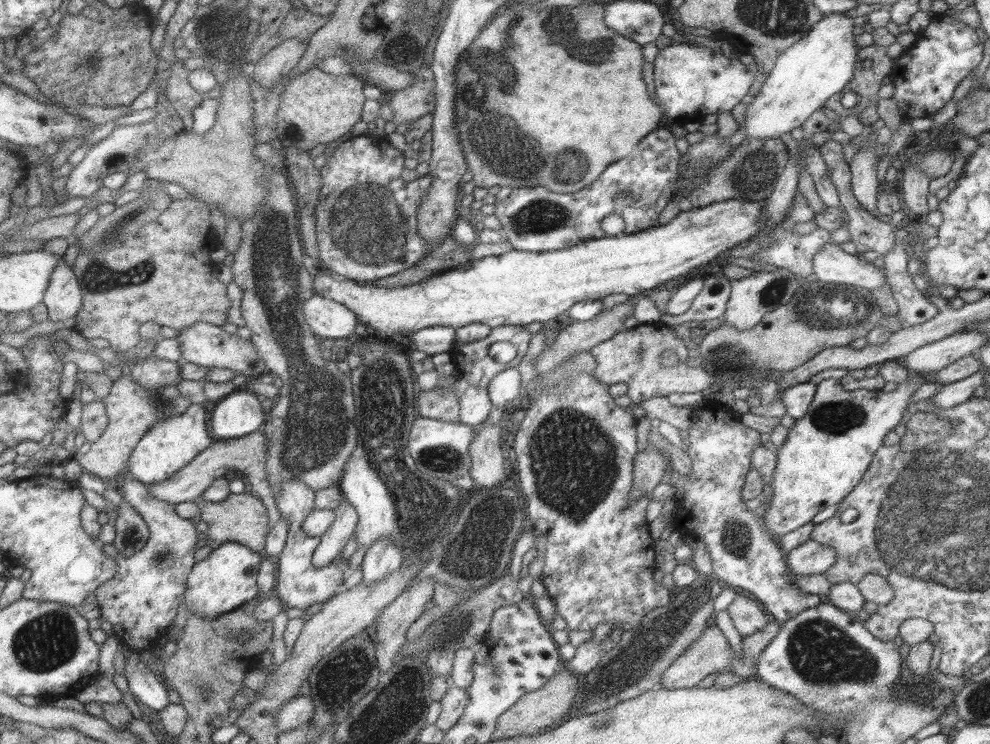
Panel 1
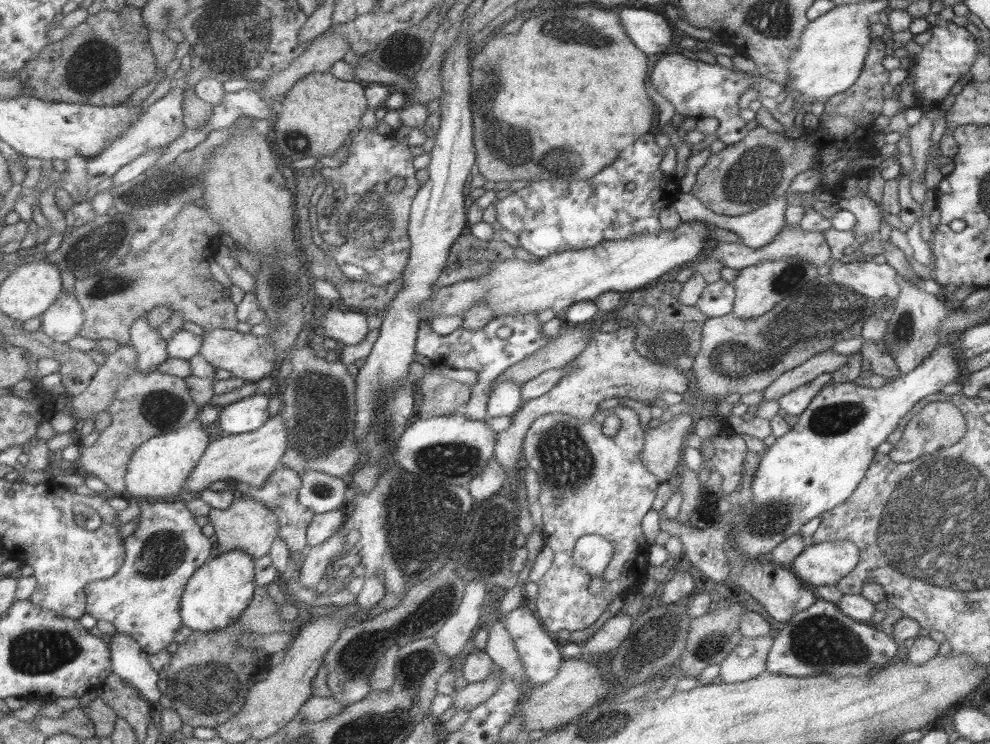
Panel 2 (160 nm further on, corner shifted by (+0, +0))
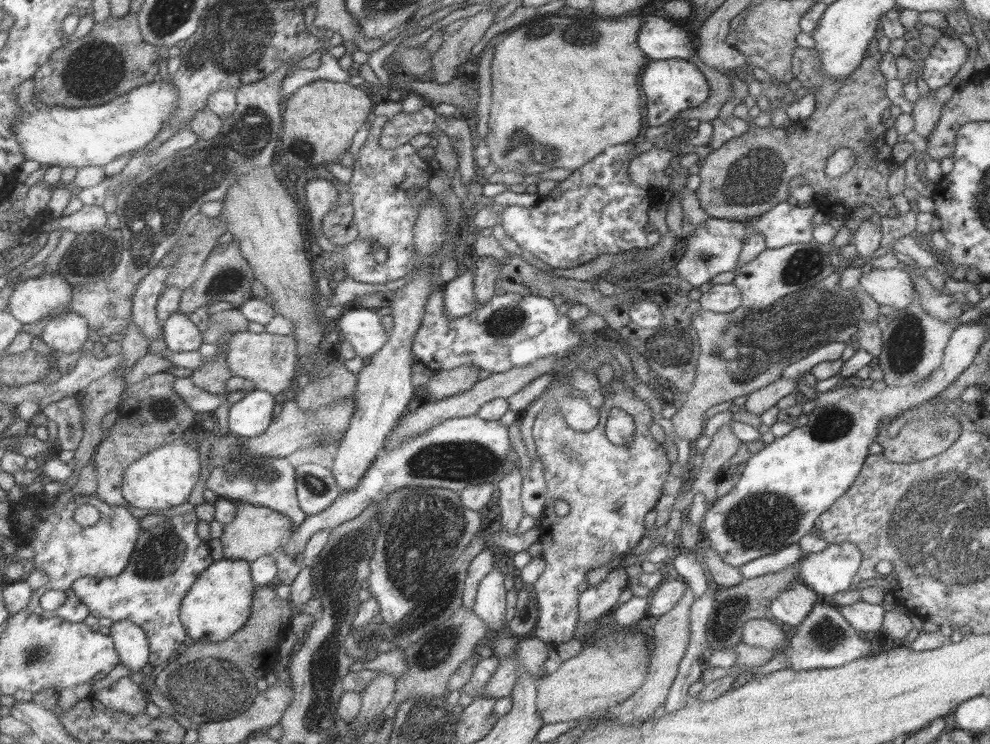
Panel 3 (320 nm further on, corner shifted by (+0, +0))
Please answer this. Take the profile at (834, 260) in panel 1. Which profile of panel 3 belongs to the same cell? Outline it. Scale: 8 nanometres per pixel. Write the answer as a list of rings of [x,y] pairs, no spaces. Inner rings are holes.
[[[901,267],[875,269],[861,273],[857,287],[871,295],[879,305],[891,306],[896,310],[910,306],[913,302],[911,277]]]

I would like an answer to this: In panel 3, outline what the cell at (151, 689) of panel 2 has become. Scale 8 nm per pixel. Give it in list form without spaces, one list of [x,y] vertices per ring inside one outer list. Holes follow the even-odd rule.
[[[129,619],[112,622],[109,638],[113,640],[120,663],[129,668],[131,676],[148,662],[148,642],[145,632],[137,628],[137,624],[129,622]]]

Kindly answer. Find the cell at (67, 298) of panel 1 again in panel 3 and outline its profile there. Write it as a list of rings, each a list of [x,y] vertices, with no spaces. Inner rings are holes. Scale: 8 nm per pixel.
[[[65,312],[52,319],[43,327],[39,338],[51,351],[71,354],[81,349],[88,338],[88,324],[85,318],[75,312]]]

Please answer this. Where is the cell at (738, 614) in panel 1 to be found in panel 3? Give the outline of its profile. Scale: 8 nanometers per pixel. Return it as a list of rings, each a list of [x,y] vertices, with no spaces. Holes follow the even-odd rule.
[[[770,618],[747,620],[743,624],[741,642],[778,652],[787,643],[783,629],[773,624]]]

